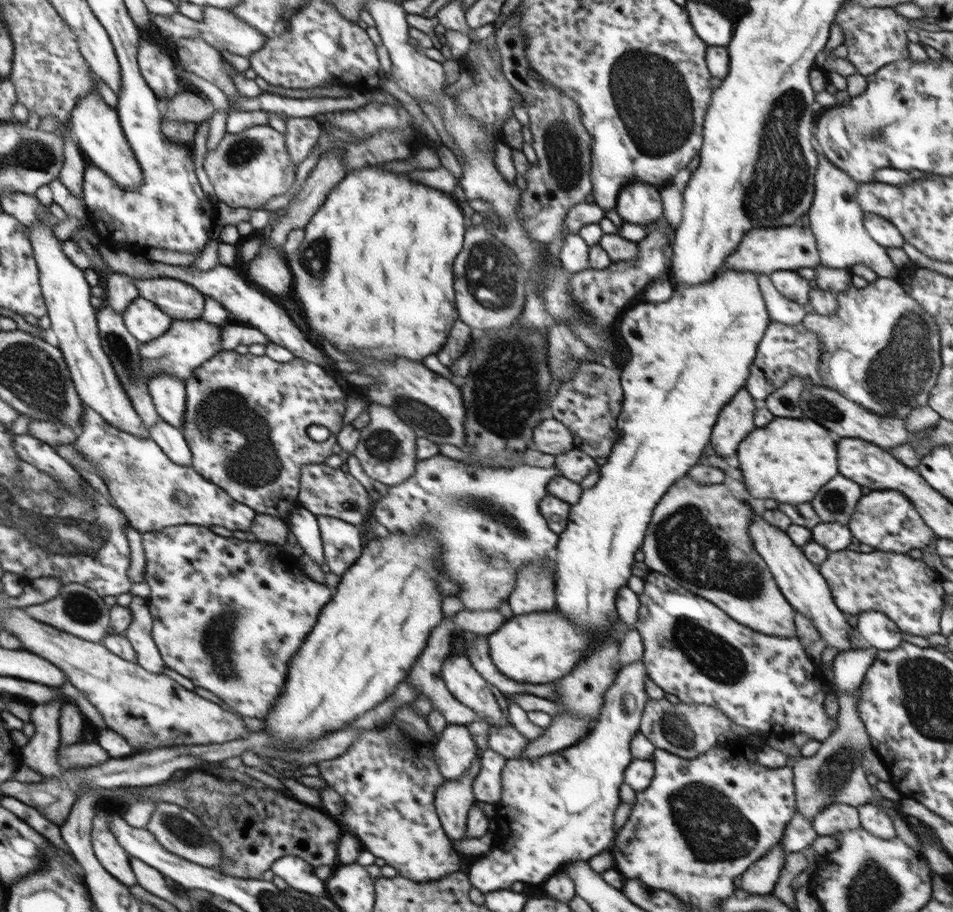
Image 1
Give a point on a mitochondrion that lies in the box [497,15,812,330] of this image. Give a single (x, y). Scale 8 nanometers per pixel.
(653, 105)

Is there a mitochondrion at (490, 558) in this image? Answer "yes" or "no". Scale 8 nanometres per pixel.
yes

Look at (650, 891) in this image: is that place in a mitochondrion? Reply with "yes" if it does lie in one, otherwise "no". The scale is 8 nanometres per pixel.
no

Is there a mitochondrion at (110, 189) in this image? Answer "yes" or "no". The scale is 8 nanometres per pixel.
no

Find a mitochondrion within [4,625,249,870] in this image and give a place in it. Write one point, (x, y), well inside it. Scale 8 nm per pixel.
(184, 829)

